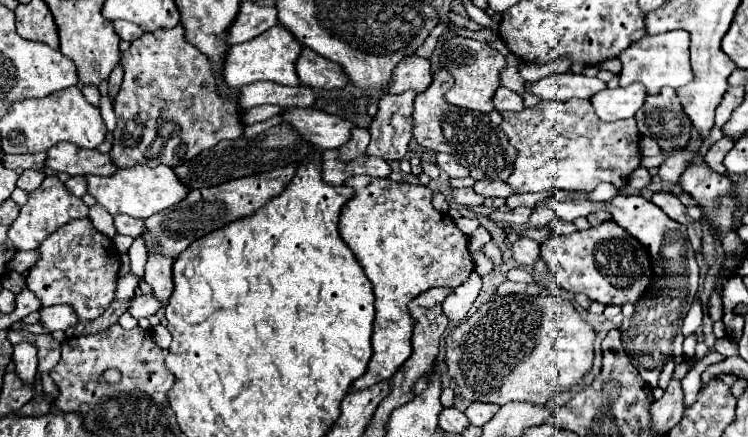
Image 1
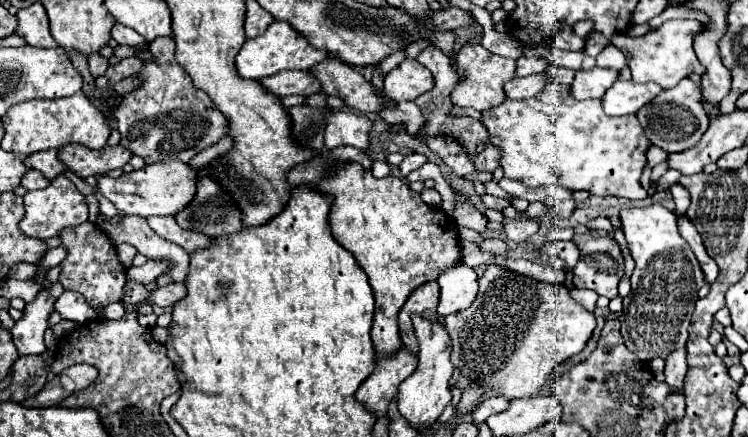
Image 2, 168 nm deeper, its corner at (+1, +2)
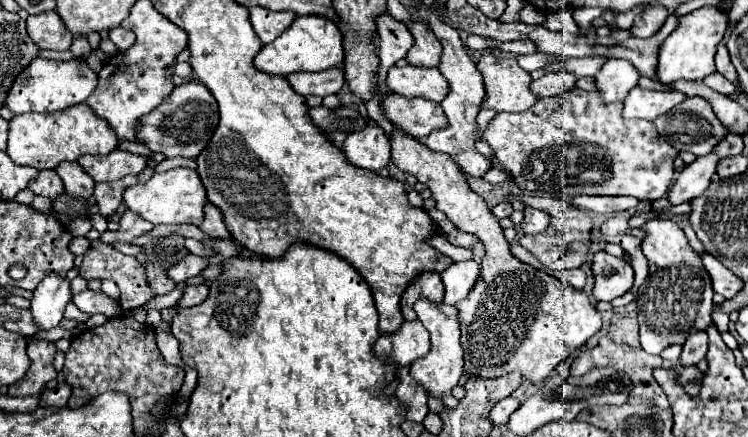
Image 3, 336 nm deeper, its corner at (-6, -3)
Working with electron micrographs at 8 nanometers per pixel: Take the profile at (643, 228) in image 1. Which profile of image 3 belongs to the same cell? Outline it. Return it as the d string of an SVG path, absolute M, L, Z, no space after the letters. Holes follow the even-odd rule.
M651 219L645 227L647 239L643 241L643 255L649 261L649 277L639 287L639 325L641 347L659 355L671 343L683 343L691 333L707 329L713 309L711 277L705 271L701 257L691 249L681 227L669 219Z

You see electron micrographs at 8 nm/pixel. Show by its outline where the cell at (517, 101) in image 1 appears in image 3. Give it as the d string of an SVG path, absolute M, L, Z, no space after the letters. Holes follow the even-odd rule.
M557 71L557 73L547 73L545 77L537 79L531 83L531 89L539 97L551 97L551 95L561 95L565 91L575 89L577 77L567 73L567 71Z

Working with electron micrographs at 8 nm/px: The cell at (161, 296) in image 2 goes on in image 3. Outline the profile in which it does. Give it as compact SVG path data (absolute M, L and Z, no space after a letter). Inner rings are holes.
M199 283L199 285L187 285L185 287L185 295L183 299L179 301L179 307L195 307L199 303L203 303L209 295L209 287L205 283Z

